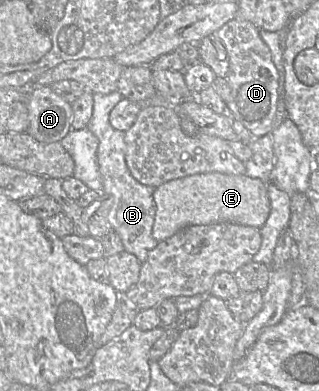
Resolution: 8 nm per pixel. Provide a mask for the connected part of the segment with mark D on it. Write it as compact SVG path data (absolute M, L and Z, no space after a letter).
M234 18L215 34L224 44L229 59L226 80L231 88L231 97L226 103L228 108L254 138L271 134L278 105L279 73L260 30L249 21Z

